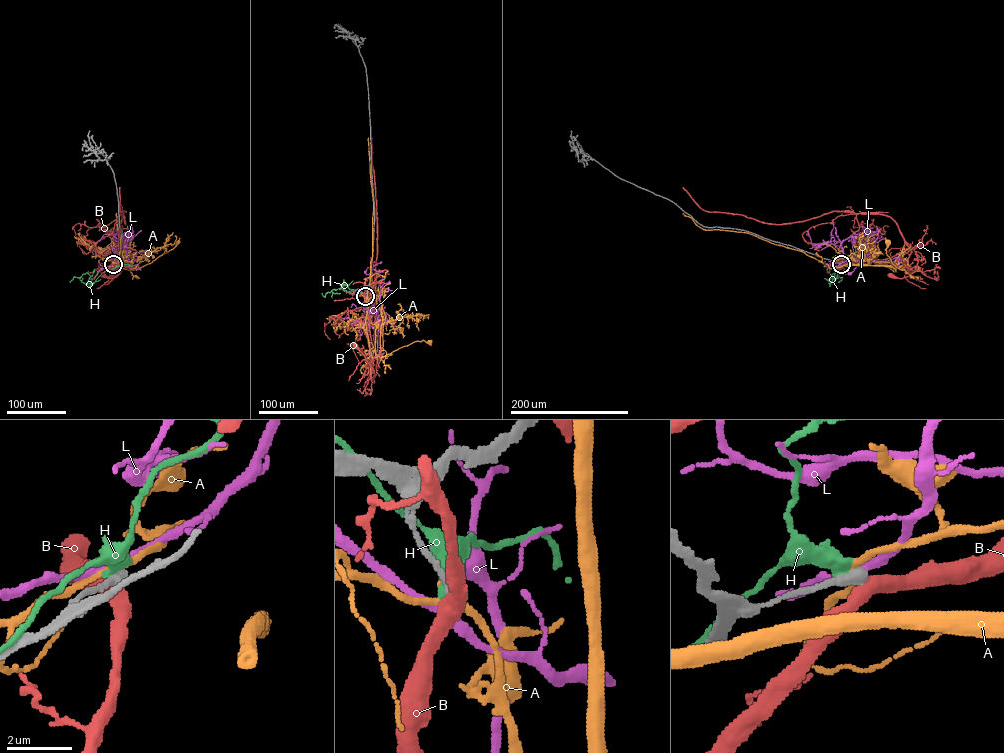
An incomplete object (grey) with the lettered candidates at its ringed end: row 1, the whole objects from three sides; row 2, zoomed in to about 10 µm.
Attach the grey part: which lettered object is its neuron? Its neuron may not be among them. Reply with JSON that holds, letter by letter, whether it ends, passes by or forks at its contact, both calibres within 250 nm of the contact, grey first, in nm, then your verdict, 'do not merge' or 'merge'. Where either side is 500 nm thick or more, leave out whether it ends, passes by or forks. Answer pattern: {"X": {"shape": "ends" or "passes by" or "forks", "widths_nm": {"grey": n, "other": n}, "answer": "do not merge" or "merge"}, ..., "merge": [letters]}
{"A": {"shape": "passes by", "widths_nm": {"grey": 420, "other": 200}, "answer": "do not merge"}, "B": {"shape": "passes by", "widths_nm": {"grey": 420, "other": 440}, "answer": "do not merge"}, "H": {"widths_nm": {"grey": 440, "other": 550}, "answer": "do not merge"}, "L": {"shape": "passes by", "widths_nm": {"grey": 400, "other": 280}, "answer": "do not merge"}, "merge": []}

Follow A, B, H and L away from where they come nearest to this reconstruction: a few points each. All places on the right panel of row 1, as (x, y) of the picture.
A: (841, 264), (863, 255), (874, 262), (895, 264), (902, 269), (887, 255), (886, 242)
B: (841, 264), (855, 260), (889, 258), (899, 253), (906, 241), (917, 259), (915, 270), (901, 278), (890, 275)
H: (841, 264), (836, 267), (836, 278), (832, 283), (836, 269), (827, 264), (824, 266)
L: (841, 264), (840, 243), (851, 237), (854, 261), (858, 265), (849, 274)

